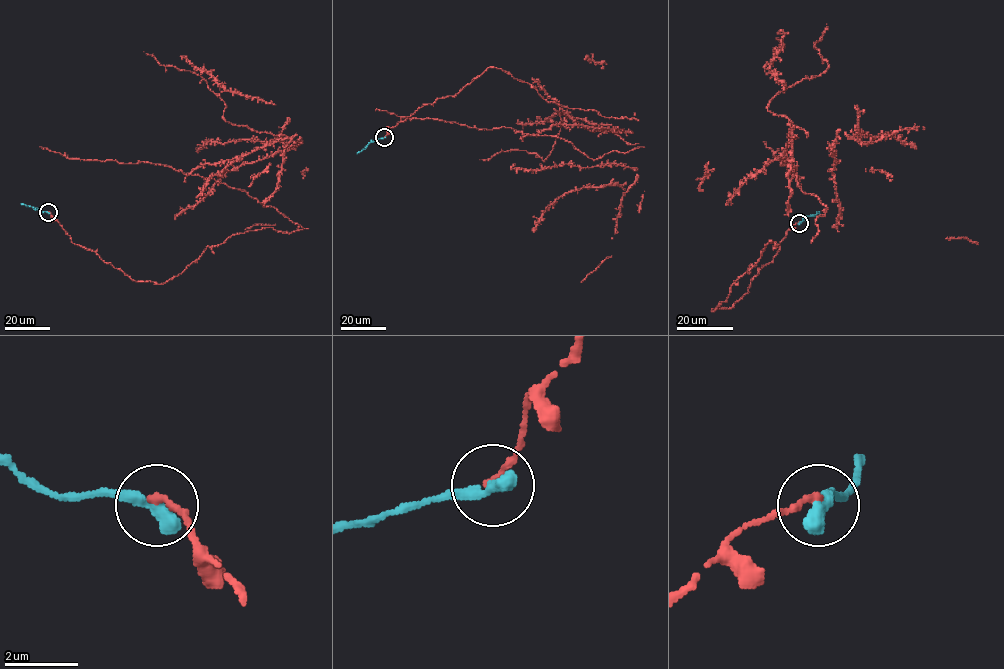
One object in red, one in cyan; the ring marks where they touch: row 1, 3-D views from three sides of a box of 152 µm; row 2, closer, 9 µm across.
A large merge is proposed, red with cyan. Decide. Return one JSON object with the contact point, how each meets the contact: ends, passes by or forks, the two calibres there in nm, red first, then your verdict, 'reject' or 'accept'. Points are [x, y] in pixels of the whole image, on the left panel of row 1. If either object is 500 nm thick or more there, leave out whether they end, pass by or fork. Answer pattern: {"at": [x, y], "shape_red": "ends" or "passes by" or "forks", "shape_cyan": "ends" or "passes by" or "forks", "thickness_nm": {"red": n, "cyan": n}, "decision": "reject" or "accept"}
{"at": [48, 212], "thickness_nm": {"red": 220, "cyan": 500}, "decision": "accept"}

